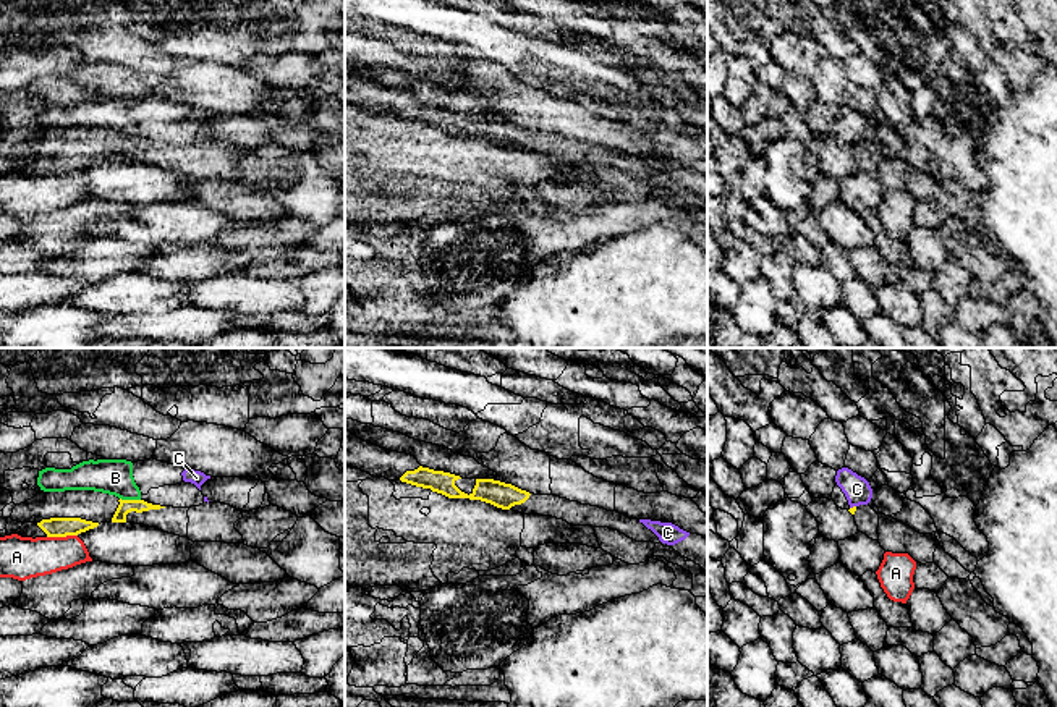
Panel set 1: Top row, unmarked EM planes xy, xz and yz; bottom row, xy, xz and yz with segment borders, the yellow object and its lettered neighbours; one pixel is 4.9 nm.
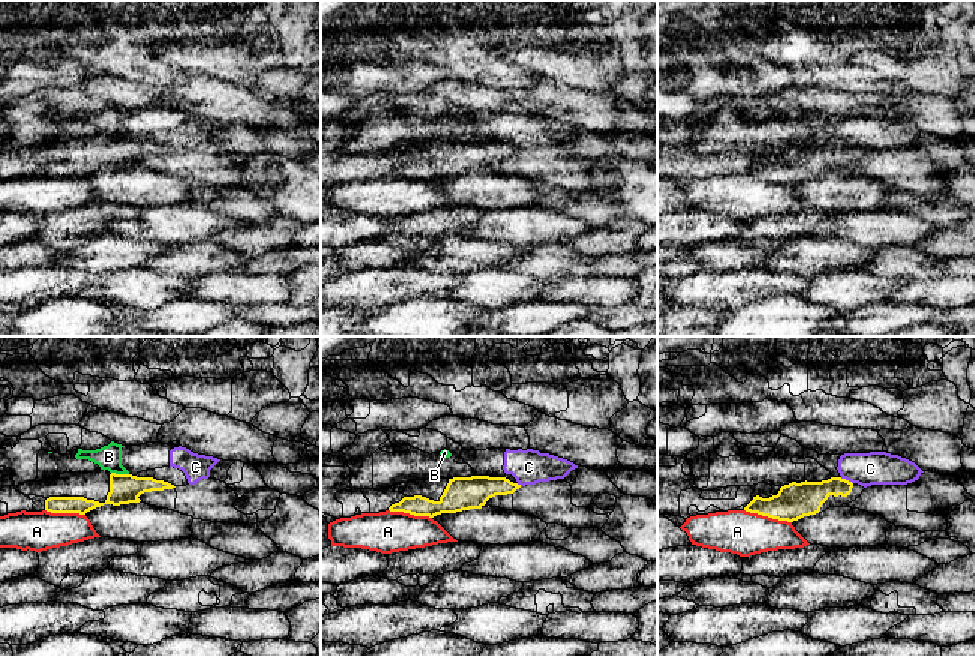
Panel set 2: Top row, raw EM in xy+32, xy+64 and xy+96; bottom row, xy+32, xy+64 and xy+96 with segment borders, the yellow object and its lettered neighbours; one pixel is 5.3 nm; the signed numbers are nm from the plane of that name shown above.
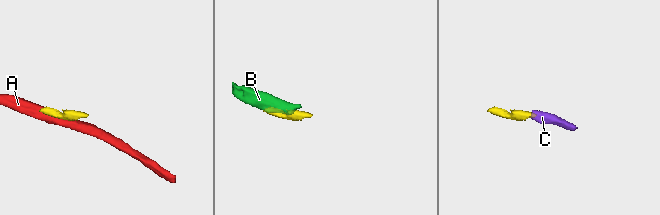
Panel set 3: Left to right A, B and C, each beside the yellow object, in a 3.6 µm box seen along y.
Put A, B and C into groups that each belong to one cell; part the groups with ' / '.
A / B C

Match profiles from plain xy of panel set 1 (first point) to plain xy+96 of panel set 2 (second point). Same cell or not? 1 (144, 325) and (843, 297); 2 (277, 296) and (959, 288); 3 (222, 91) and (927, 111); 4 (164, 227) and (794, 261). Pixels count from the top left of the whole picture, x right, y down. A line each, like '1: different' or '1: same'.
1: different
2: same
3: same
4: different

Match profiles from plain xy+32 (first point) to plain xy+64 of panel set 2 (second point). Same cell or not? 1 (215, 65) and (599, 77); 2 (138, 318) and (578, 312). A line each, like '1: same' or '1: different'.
1: same
2: same

